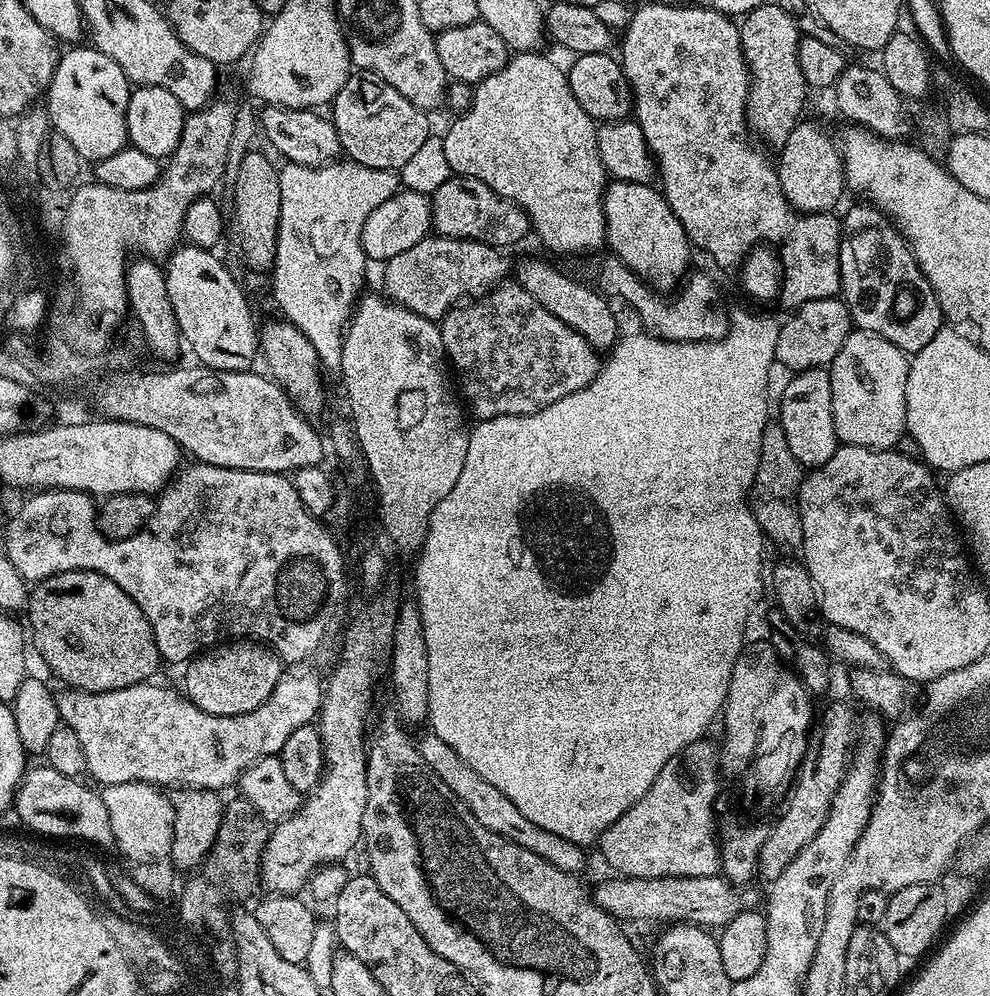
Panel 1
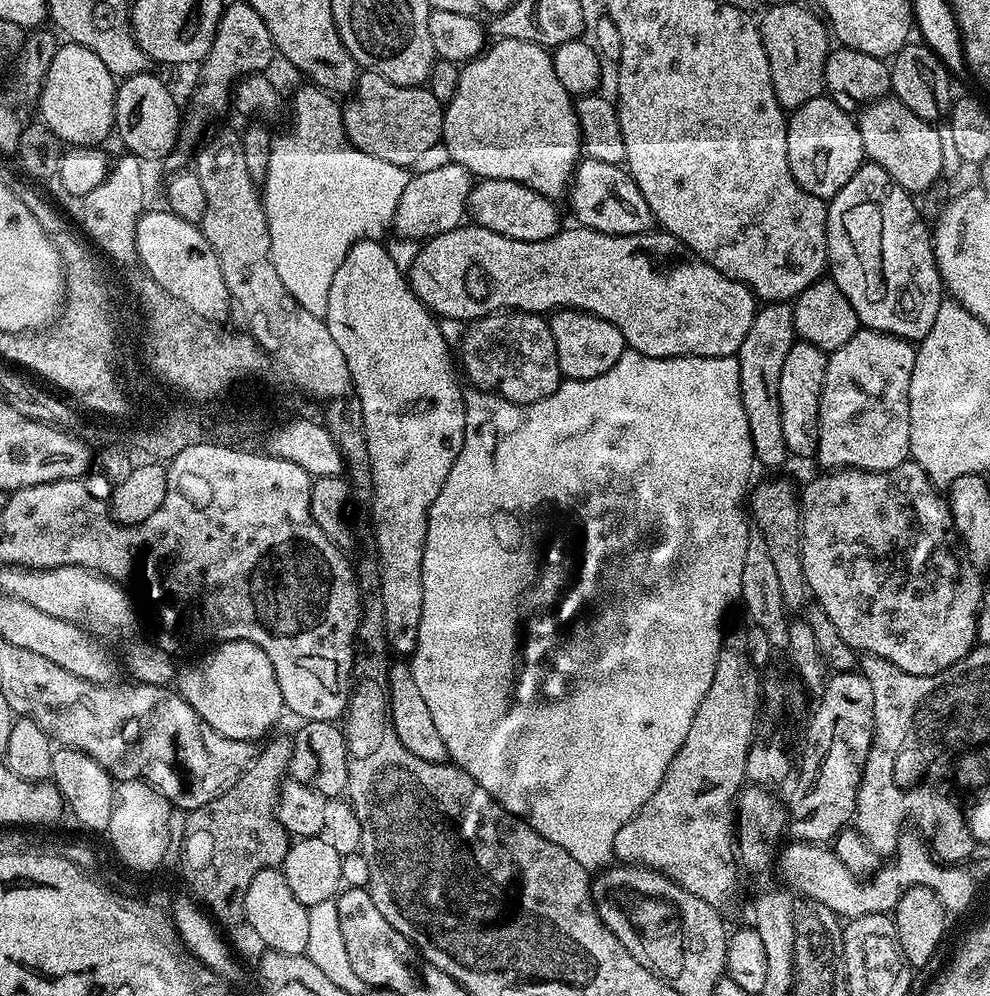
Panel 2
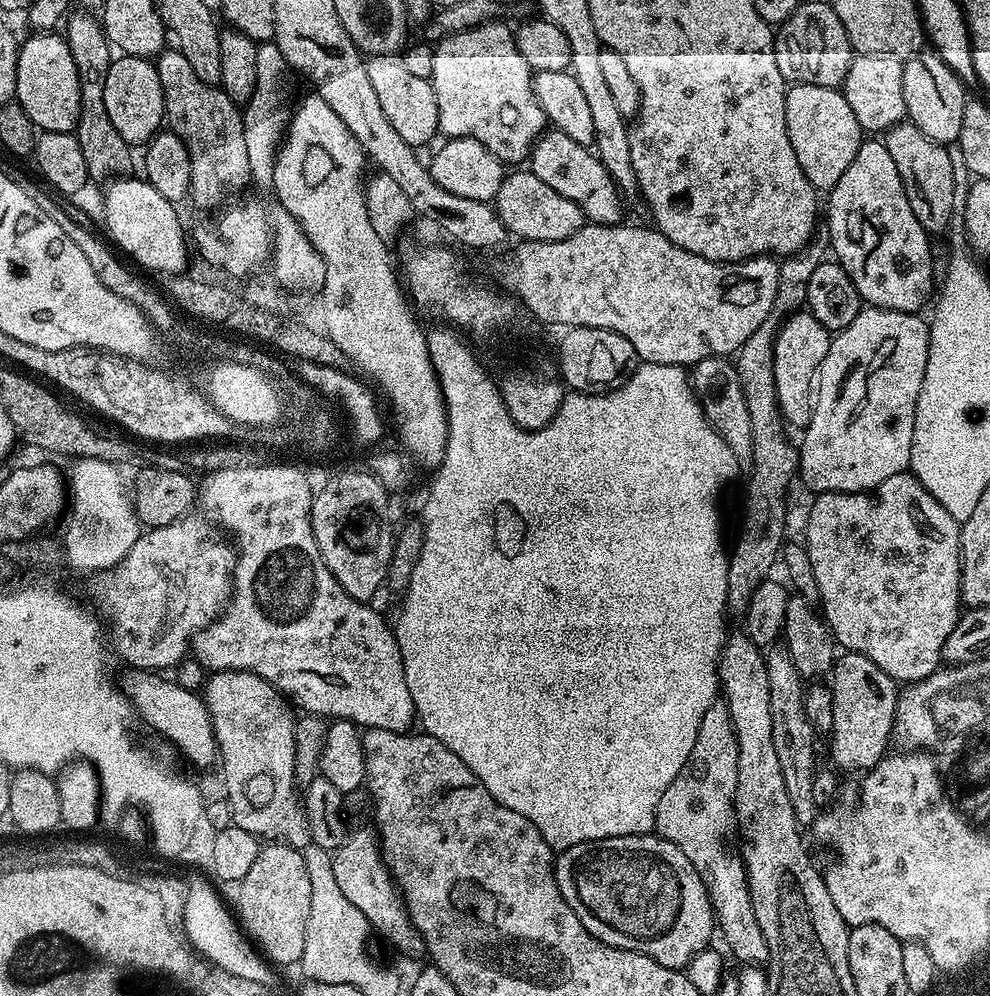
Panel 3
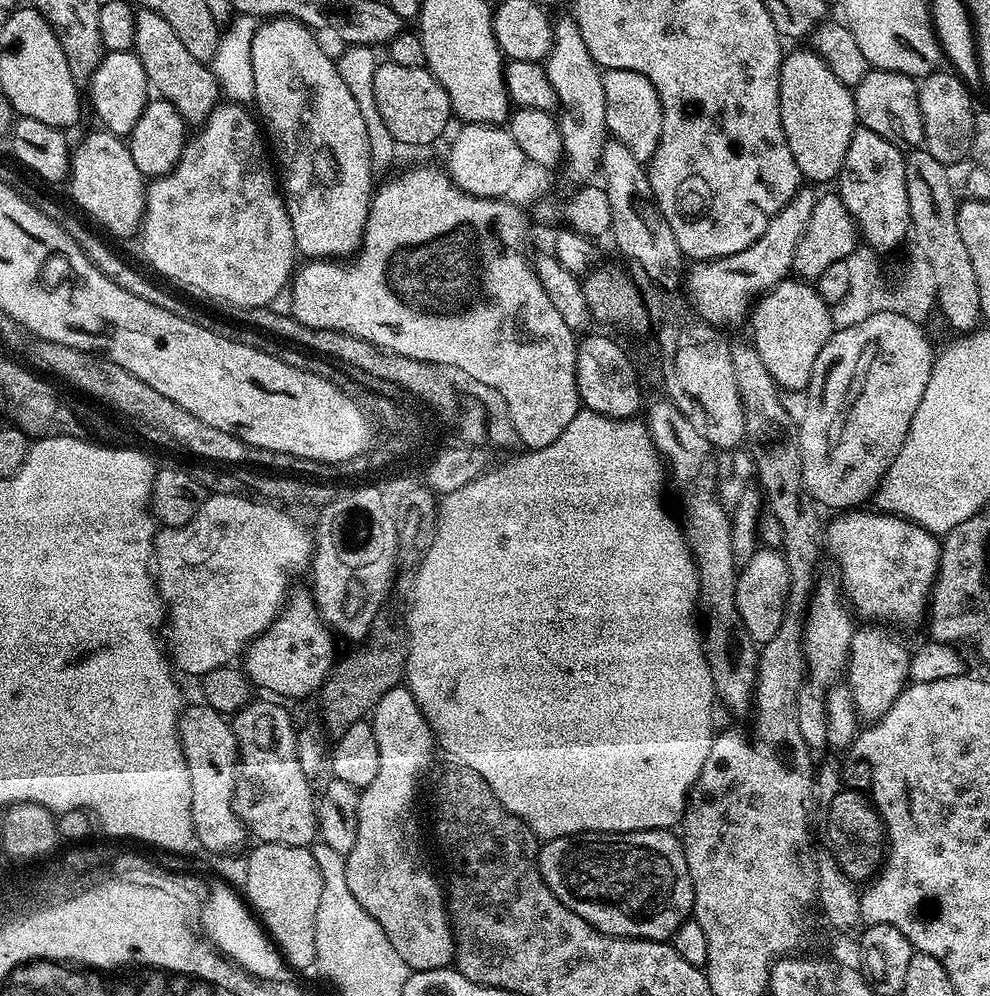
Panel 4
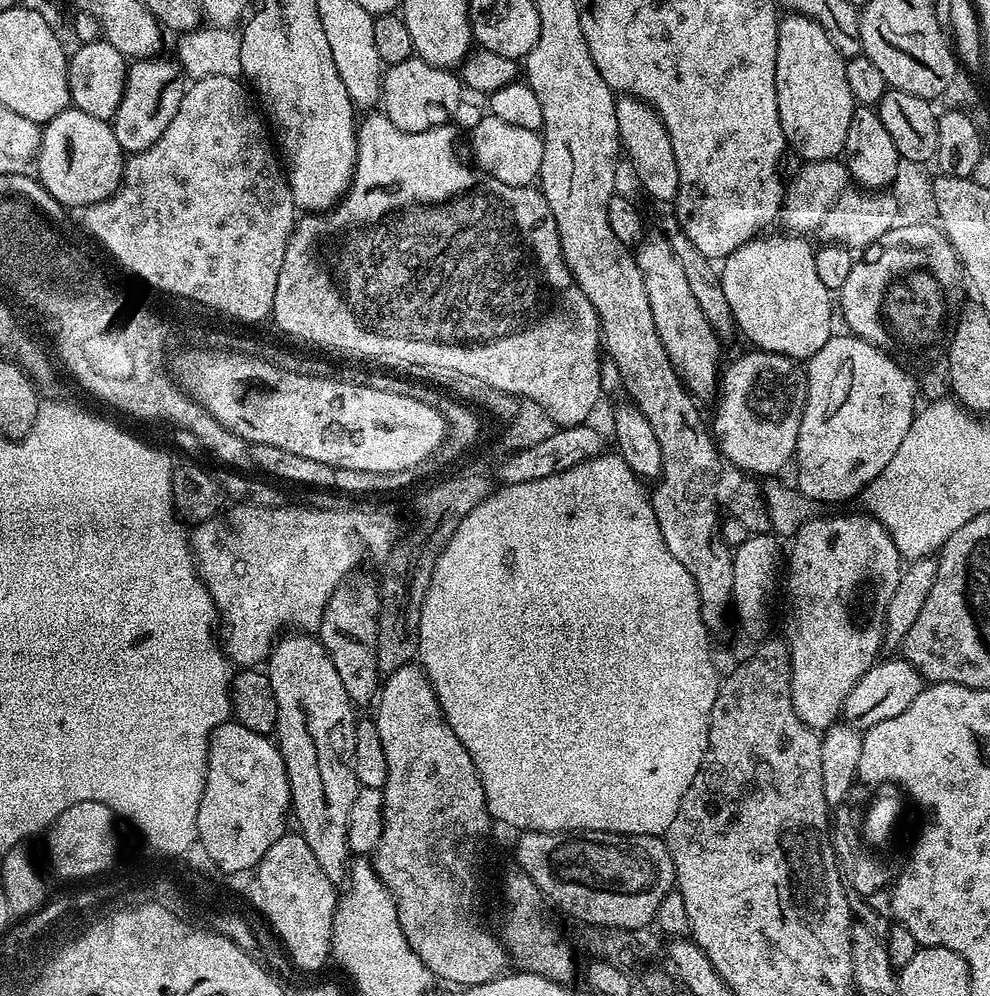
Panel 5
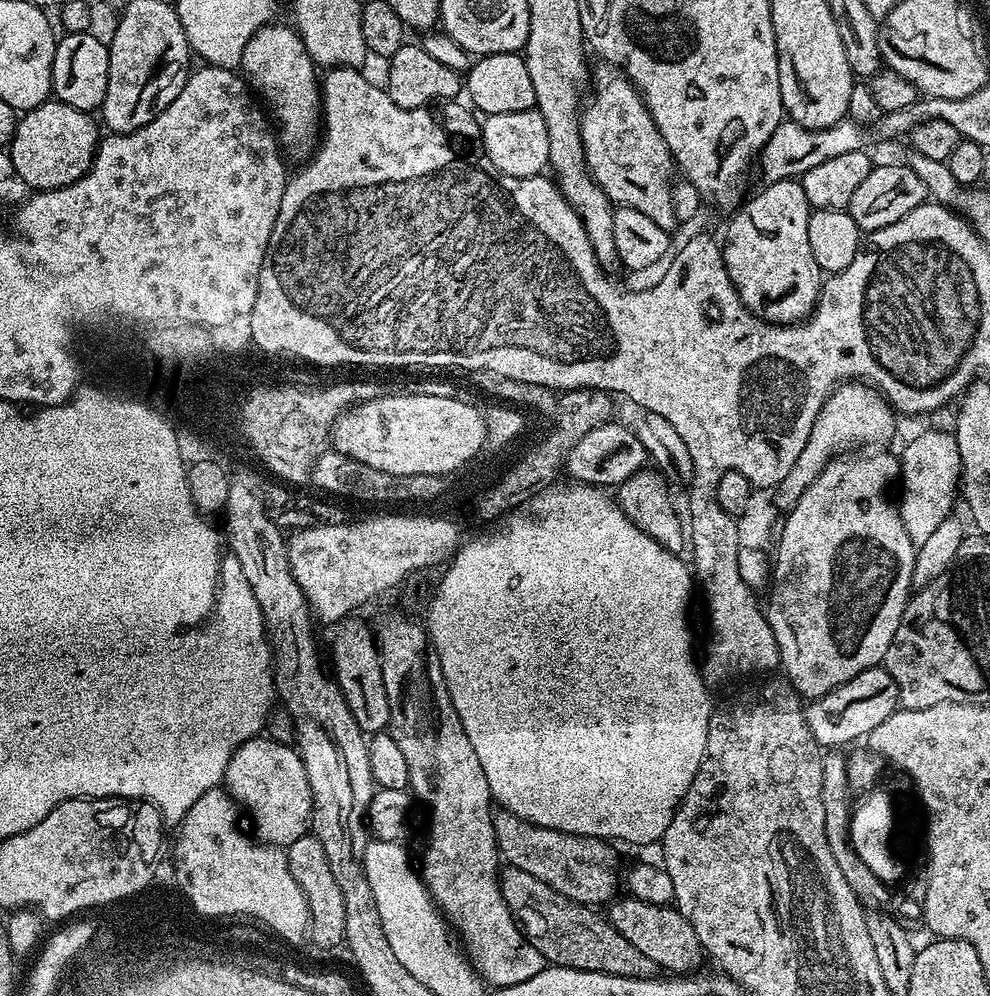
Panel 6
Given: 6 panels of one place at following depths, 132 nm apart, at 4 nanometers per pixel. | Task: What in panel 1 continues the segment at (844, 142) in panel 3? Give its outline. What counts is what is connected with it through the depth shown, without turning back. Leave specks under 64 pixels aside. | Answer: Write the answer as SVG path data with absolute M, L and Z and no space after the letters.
M801 122L794 130L790 130L790 138L778 149L780 160L775 161L776 177L782 186L782 194L786 194L786 202L798 212L832 212L835 204L846 193L844 182L844 158L841 149L816 124Z

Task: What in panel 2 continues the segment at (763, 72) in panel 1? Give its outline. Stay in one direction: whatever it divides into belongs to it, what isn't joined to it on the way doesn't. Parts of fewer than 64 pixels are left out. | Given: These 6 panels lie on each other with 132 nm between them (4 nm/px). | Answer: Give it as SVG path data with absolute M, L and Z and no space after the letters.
M776 4L764 17L759 17L758 27L770 62L774 94L785 110L798 109L806 102L825 95L824 71L830 51L830 28L817 16L800 4Z

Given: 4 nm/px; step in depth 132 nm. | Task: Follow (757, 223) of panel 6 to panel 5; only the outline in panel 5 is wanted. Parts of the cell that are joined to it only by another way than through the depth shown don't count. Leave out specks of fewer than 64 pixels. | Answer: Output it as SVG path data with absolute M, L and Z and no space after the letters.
M758 235L738 246L719 265L722 294L730 302L730 314L734 314L739 335L744 335L753 349L807 362L834 335L833 293L822 286L814 266L813 245L808 245L803 235L768 235Z

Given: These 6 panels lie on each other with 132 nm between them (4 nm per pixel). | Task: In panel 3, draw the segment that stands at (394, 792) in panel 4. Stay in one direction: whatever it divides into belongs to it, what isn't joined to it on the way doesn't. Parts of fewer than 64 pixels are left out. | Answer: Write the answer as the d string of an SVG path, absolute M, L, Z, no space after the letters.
M371 831L356 832L345 839L341 848L332 852L334 878L342 894L346 894L349 902L354 902L358 910L367 918L371 931L376 932L388 944L393 944L400 952L424 952L424 940L416 933L416 928L408 918L404 908L404 897L400 889L392 881L392 875L384 864L384 856L380 853L377 837Z

